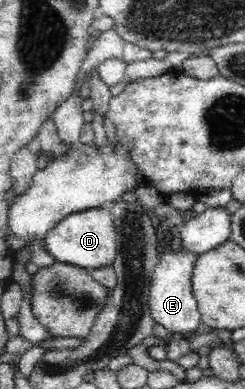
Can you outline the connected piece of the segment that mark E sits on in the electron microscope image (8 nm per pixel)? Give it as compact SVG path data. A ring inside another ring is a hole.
M171 249L162 250L161 259L151 276L149 310L152 320L180 337L190 338L203 330L200 311L198 311L191 285L193 264L197 256L198 254L182 249L178 252L171 251Z

